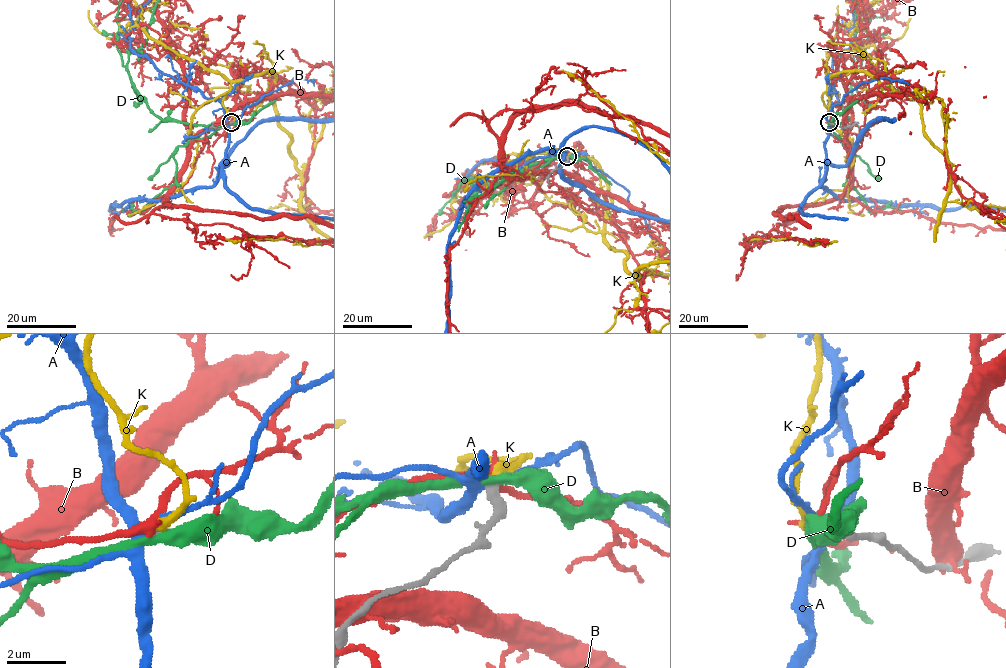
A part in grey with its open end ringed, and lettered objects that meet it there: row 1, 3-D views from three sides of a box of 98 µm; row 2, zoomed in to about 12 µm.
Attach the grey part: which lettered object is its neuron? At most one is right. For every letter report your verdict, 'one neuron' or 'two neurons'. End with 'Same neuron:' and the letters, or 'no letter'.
A: two neurons
B: two neurons
D: two neurons
K: one neuron
Same neuron: K

